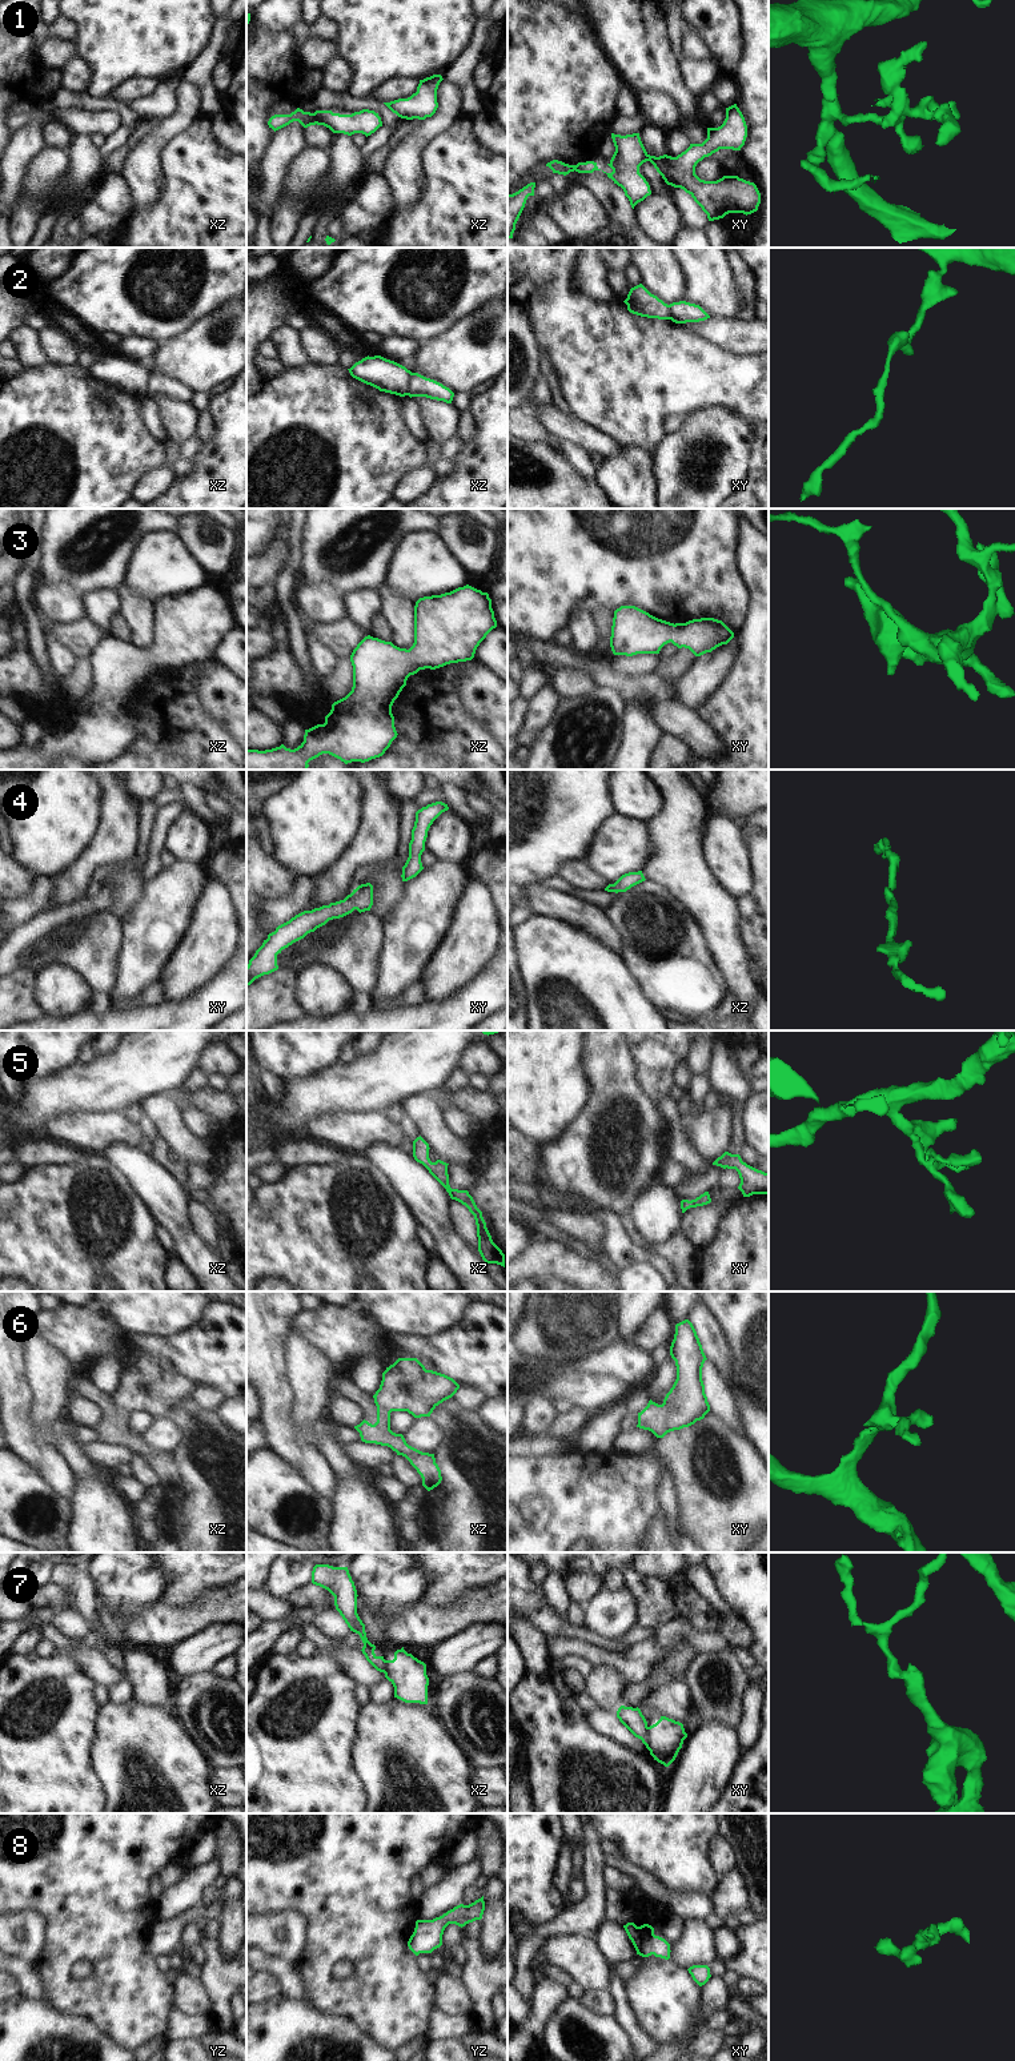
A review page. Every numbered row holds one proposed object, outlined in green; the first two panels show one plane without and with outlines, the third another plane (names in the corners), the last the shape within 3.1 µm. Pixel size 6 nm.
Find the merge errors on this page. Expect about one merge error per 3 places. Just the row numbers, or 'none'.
1, 2, 7

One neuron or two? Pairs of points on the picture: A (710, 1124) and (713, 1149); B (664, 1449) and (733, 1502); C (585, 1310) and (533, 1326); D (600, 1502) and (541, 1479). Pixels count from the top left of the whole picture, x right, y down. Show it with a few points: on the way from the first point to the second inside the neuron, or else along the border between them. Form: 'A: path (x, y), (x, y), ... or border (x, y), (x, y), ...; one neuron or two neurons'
A: path (710, 1131), (711, 1143); one neuron
B: path (681, 1453), (715, 1487); one neuron
C: path (572, 1314), (558, 1326), (546, 1326); one neuron
D: path (585, 1498), (560, 1498), (556, 1494); one neuron

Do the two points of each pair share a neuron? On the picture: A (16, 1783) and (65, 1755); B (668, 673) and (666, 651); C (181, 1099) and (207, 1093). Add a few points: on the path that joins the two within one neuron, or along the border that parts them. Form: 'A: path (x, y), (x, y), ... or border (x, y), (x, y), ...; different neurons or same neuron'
A: path (28, 1774), (47, 1755), (53, 1755); same neuron
B: border (678, 649), (672, 655), (660, 657); different neurons
C: border (205, 1084), (189, 1095), (191, 1105); different neurons

